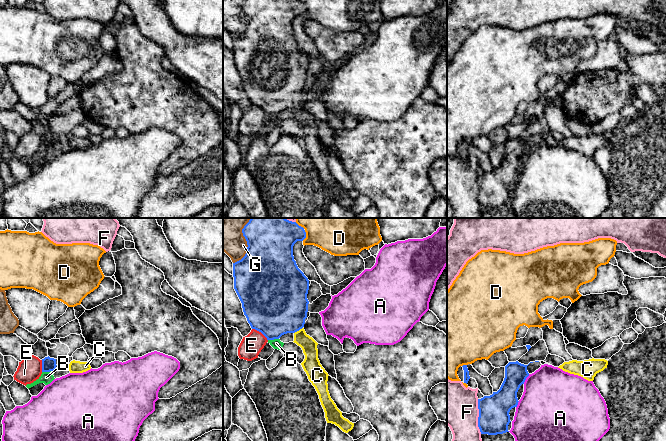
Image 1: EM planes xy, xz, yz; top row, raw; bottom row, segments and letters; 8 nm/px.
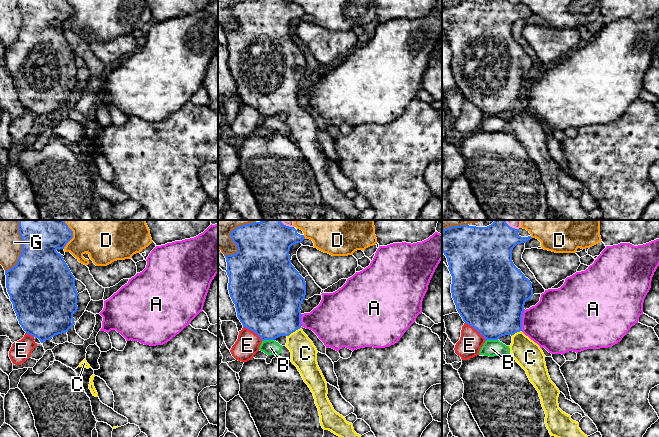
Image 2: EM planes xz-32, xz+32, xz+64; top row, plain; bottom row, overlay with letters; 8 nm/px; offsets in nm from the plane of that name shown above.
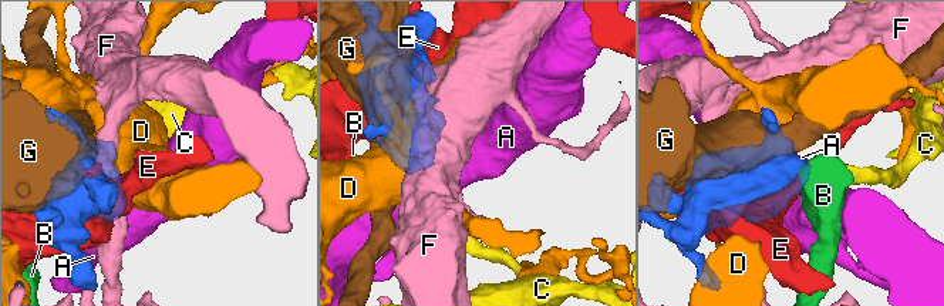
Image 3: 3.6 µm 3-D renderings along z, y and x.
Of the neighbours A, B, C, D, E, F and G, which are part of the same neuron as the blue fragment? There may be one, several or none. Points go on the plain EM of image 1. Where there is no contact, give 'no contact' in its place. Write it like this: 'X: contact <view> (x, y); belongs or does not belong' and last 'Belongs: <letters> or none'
A: contact yz (525, 155); does not belong
B: contact xy (47, 147); does not belong
C: contact xz (298, 106); belongs
D: contact xz (305, 11); does not belong
E: contact xz (260, 107); does not belong
F: contact yz (479, 192); does not belong
G: contact xz (247, 20); does not belong
Belongs: C

